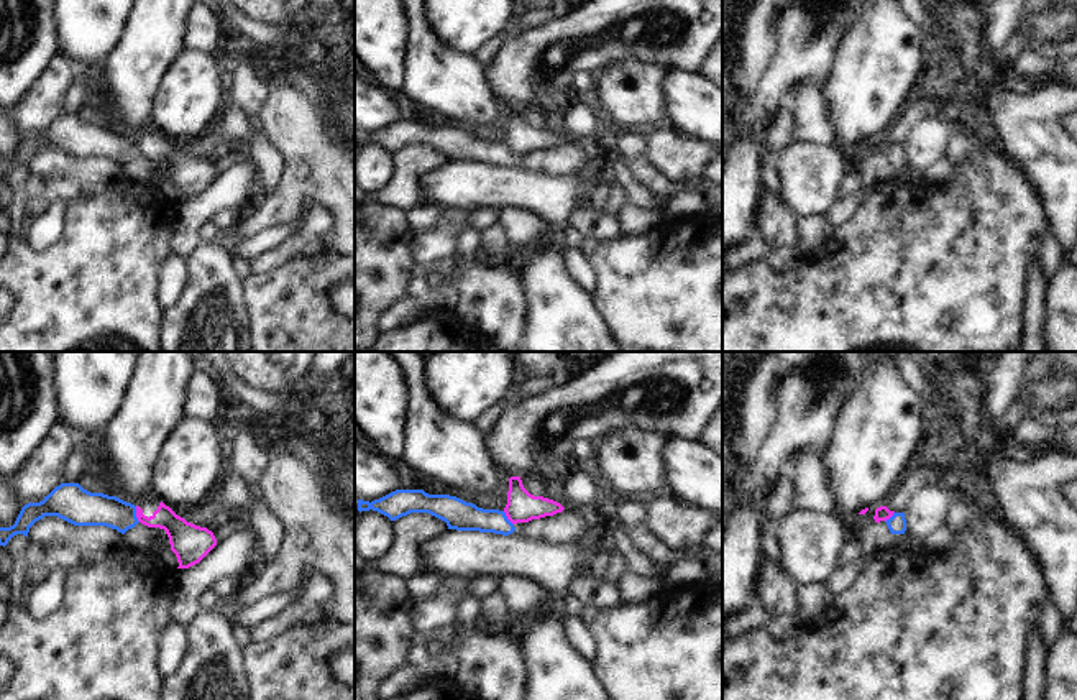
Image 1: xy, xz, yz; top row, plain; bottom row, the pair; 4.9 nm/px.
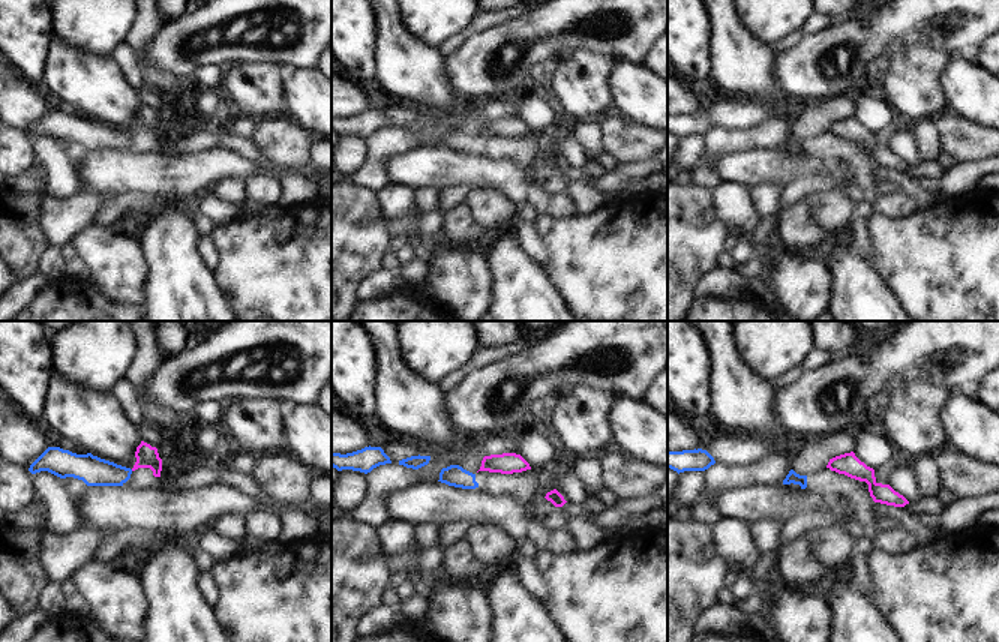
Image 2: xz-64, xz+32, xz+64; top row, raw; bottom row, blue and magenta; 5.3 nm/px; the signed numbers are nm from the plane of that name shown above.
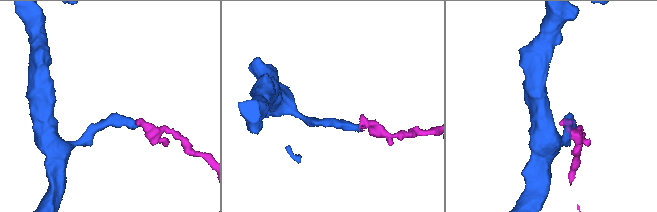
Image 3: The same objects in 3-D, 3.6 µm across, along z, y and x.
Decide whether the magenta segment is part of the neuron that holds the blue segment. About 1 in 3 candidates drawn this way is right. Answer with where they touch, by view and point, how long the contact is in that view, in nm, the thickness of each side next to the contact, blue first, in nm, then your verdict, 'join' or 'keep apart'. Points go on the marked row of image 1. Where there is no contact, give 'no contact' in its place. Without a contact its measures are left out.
xy (135, 515) | 80 nm | 170/130 nm | keep apart

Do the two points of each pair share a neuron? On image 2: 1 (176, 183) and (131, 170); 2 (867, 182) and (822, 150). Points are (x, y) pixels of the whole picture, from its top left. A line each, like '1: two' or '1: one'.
1: one
2: one

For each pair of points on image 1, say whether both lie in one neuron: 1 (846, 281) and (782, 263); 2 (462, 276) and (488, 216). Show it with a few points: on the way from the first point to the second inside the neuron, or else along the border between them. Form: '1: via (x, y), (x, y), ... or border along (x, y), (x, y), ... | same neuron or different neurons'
1: border along (764, 260), (783, 271), (793, 270), (803, 260) | different neurons
2: border along (452, 258), (440, 267) | different neurons

